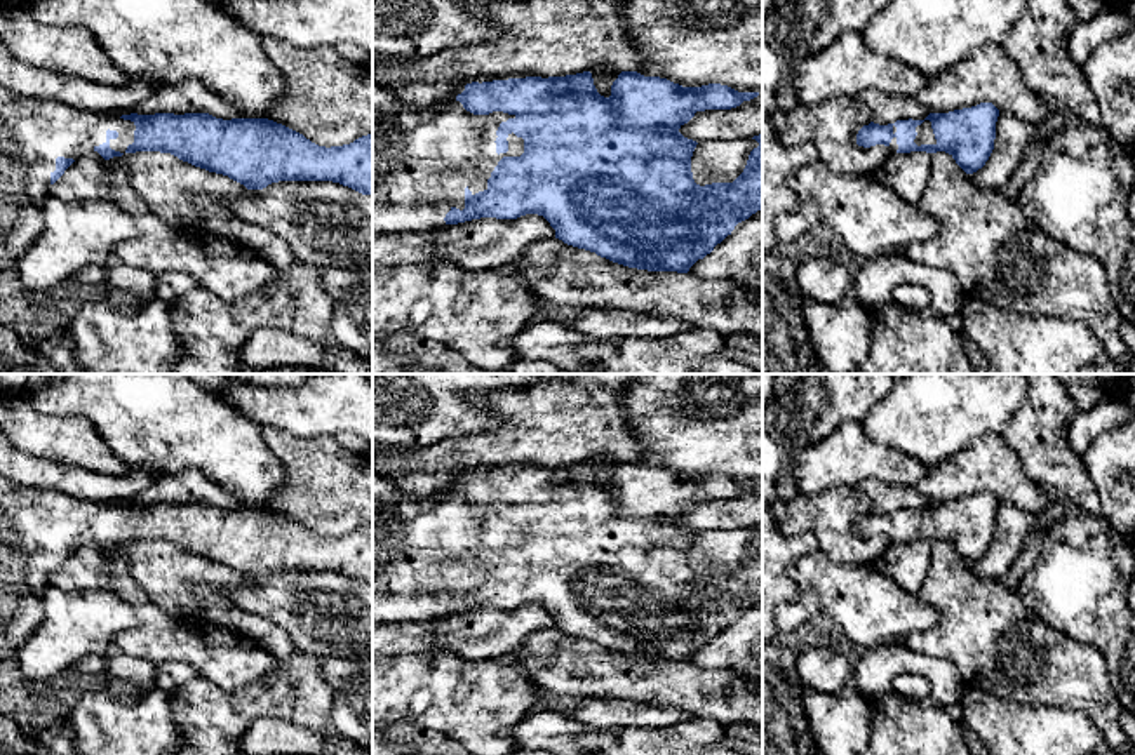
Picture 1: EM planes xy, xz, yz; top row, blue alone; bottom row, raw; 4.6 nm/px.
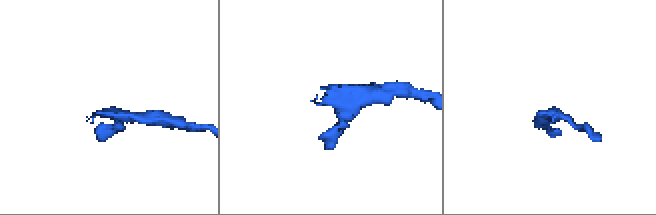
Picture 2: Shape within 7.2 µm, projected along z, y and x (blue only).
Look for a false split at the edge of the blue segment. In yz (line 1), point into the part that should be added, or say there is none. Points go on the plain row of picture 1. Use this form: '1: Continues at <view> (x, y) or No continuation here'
1: Continues at yz (925, 522)

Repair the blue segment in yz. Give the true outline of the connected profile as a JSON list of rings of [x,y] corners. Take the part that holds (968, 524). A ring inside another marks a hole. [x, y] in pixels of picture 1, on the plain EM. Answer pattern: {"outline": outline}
{"outline": [[[992,492],[949,503],[930,503],[924,510],[897,510],[879,515],[870,511],[856,524],[856,534],[884,534],[891,543],[949,543],[956,553],[973,564],[985,555],[996,529],[999,499]]]}

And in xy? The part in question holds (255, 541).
{"outline": [[[0,475],[0,661],[14,658],[19,645],[44,619],[44,593],[49,576],[82,545],[97,541],[104,550],[136,541],[171,543],[209,562],[228,565],[247,579],[263,579],[279,571],[332,571],[373,586],[373,524],[343,536],[319,536],[303,524],[268,508],[223,510],[209,503],[96,504],[57,491],[17,485]]]}

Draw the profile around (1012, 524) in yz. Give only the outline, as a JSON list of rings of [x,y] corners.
[[[999,501],[994,539],[985,555],[970,564],[971,572],[989,583],[1001,581],[1018,558],[1025,538],[1039,525],[1039,515]]]

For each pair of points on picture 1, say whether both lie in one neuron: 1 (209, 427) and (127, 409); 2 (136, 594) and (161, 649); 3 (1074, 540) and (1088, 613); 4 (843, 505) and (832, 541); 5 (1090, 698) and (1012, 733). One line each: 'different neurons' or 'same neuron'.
1: same neuron
2: same neuron
3: same neuron
4: same neuron
5: different neurons

